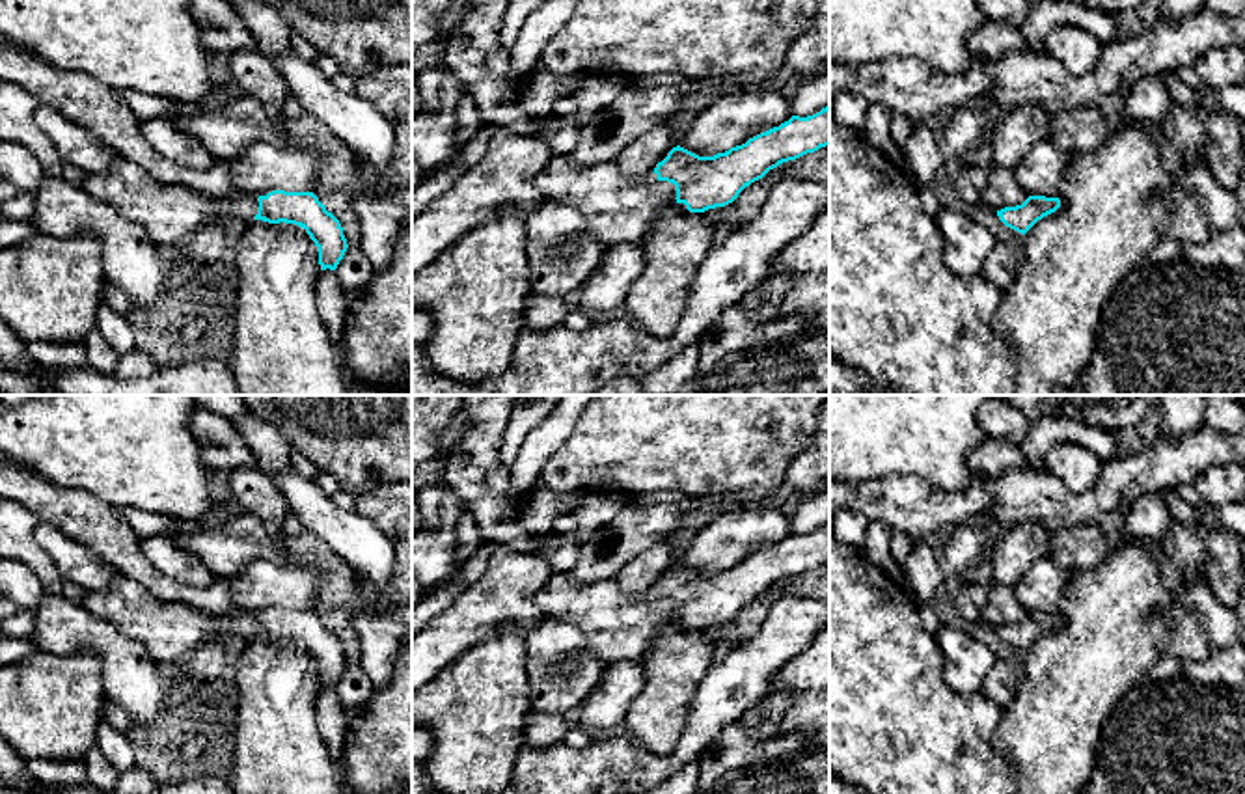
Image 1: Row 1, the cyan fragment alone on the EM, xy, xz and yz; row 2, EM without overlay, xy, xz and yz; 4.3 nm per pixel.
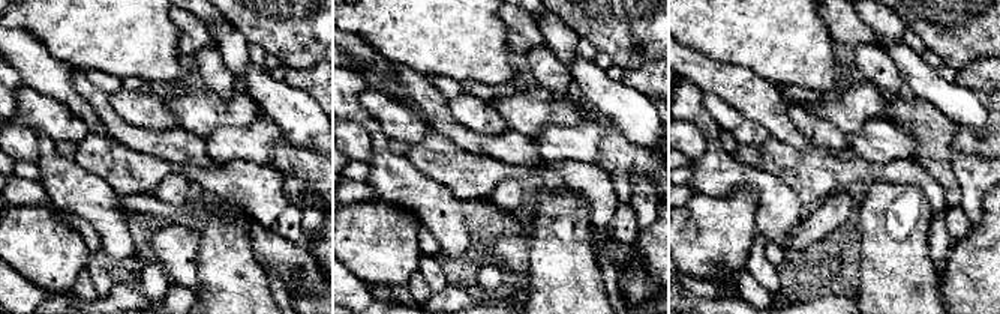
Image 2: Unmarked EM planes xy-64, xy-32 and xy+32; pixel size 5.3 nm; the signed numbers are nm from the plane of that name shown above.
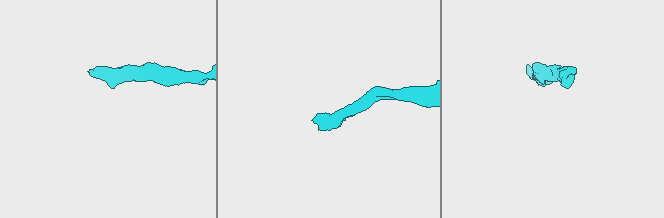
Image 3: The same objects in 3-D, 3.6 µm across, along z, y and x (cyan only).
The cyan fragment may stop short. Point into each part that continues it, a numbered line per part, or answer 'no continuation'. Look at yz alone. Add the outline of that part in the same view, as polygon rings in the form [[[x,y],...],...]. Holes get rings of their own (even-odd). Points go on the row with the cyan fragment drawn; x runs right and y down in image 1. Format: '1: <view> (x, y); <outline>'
no continuation

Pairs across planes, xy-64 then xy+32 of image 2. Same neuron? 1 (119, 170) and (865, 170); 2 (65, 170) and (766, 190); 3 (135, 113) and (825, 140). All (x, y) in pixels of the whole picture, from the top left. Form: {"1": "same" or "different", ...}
{"1": "same", "2": "same", "3": "same"}

